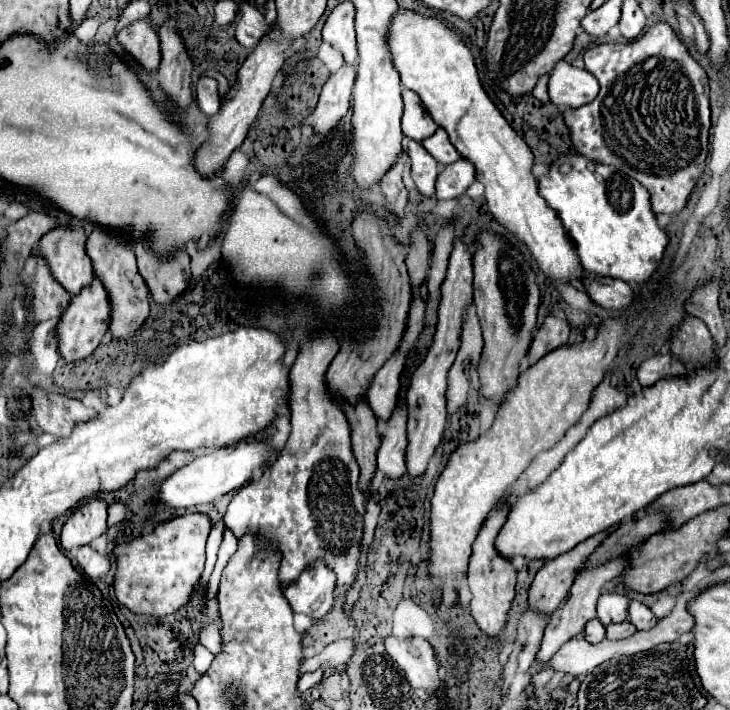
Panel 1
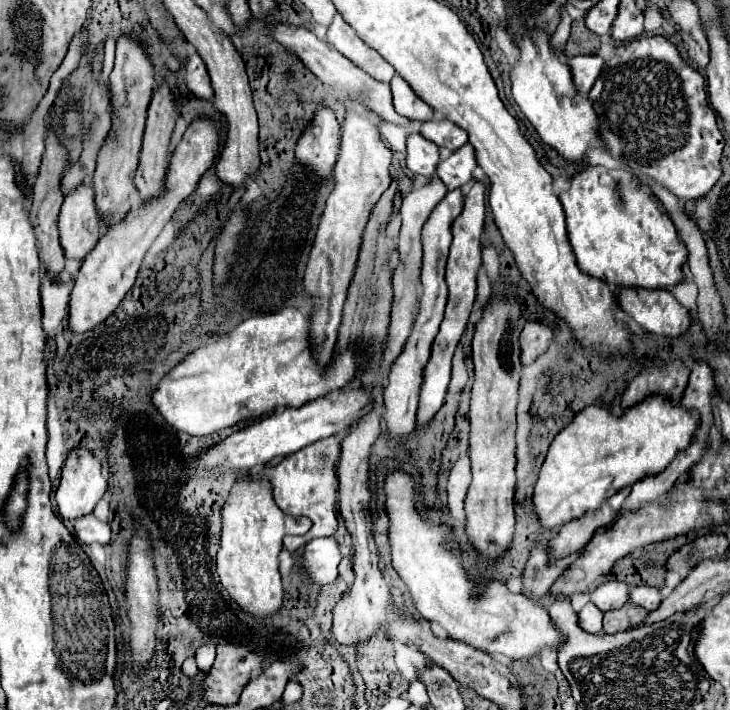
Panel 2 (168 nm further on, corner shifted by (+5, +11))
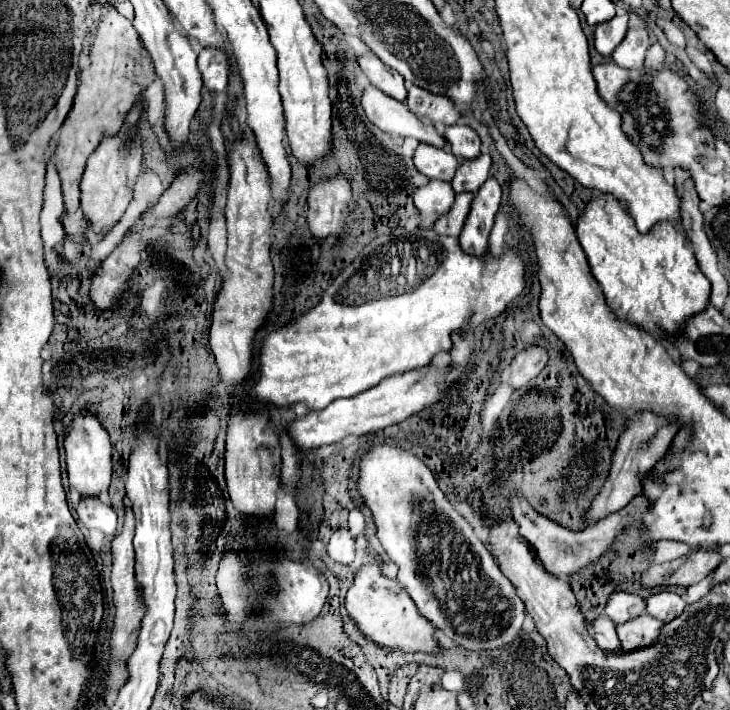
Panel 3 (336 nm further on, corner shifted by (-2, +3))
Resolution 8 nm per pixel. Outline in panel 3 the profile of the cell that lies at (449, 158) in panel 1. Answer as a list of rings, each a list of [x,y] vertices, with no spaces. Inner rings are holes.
[[[457,123],[447,127],[445,139],[449,141],[453,155],[461,155],[465,159],[475,159],[481,155],[481,137],[469,125]]]

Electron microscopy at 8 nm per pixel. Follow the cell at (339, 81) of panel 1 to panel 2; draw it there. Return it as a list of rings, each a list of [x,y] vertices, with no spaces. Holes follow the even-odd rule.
[[[320,105],[296,143],[296,159],[320,177],[330,177],[340,147],[340,125],[334,109]]]

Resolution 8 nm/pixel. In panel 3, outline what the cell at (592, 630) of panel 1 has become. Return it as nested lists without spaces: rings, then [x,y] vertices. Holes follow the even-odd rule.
[[[605,615],[597,617],[591,629],[593,629],[593,637],[595,637],[597,645],[603,651],[609,651],[609,653],[619,653],[621,651],[619,637],[617,637],[617,631],[615,631],[615,623],[611,623]]]

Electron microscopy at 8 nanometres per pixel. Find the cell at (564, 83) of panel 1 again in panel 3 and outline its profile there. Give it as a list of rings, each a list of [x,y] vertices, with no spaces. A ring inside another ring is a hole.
[[[605,63],[605,65],[597,65],[593,69],[593,77],[597,81],[597,89],[599,95],[609,103],[615,105],[617,95],[621,93],[623,85],[627,85],[627,81],[631,81],[631,71],[615,65],[615,63]]]

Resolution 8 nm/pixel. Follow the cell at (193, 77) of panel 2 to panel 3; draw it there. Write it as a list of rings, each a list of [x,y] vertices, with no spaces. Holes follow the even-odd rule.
[[[203,49],[197,59],[203,85],[211,91],[225,91],[227,81],[231,75],[231,65],[229,65],[229,55],[221,49]]]

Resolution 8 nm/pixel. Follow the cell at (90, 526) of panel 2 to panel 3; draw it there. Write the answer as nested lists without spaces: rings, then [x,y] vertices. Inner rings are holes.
[[[81,497],[77,505],[77,515],[87,529],[99,529],[109,537],[115,535],[117,515],[113,507],[105,505],[99,497]]]

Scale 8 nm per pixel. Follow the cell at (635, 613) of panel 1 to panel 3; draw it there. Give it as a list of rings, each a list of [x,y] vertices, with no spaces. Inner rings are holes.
[[[669,591],[651,595],[647,599],[647,613],[657,617],[663,623],[669,623],[675,617],[679,617],[685,607],[687,607],[687,603],[683,601],[683,597],[679,597],[677,593],[669,593]]]

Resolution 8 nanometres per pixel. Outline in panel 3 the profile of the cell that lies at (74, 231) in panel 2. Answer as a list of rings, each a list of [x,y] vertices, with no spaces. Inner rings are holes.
[[[139,95],[133,109],[125,115],[125,121],[117,135],[105,135],[95,153],[87,159],[87,169],[81,179],[81,209],[91,225],[91,231],[105,235],[123,217],[127,205],[133,199],[133,185],[141,171],[141,135],[139,121],[145,111],[145,97]]]

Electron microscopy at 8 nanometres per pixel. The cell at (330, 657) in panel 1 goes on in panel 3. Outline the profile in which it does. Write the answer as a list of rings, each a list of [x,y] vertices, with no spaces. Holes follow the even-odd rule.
[[[369,561],[357,571],[355,583],[347,593],[345,607],[347,613],[357,621],[359,629],[371,641],[389,651],[439,651],[433,637],[433,625],[423,615],[419,615],[413,599],[407,595],[405,589],[399,589],[393,581],[381,575],[381,569],[379,565],[375,565],[375,561]]]

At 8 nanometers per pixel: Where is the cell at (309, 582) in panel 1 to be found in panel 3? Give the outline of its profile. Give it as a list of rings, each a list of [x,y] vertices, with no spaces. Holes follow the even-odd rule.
[[[341,527],[333,533],[331,541],[329,541],[329,555],[337,561],[337,563],[345,563],[351,565],[355,561],[355,549],[357,549],[357,541],[351,535],[349,529]]]

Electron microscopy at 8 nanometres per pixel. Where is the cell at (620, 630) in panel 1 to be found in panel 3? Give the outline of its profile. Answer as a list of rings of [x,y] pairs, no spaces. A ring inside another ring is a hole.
[[[643,613],[641,617],[627,621],[625,625],[617,625],[617,635],[623,643],[623,651],[629,653],[657,643],[661,635],[661,627],[663,621],[651,617],[649,613]]]

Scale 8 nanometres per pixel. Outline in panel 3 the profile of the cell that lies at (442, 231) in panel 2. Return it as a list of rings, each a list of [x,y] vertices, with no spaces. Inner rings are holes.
[[[459,193],[459,195],[455,195],[453,207],[449,209],[449,213],[445,213],[443,217],[439,217],[435,221],[433,229],[439,235],[459,237],[459,233],[461,233],[461,229],[465,225],[465,219],[469,215],[469,209],[471,209],[471,201],[473,201],[473,195],[471,193]]]

